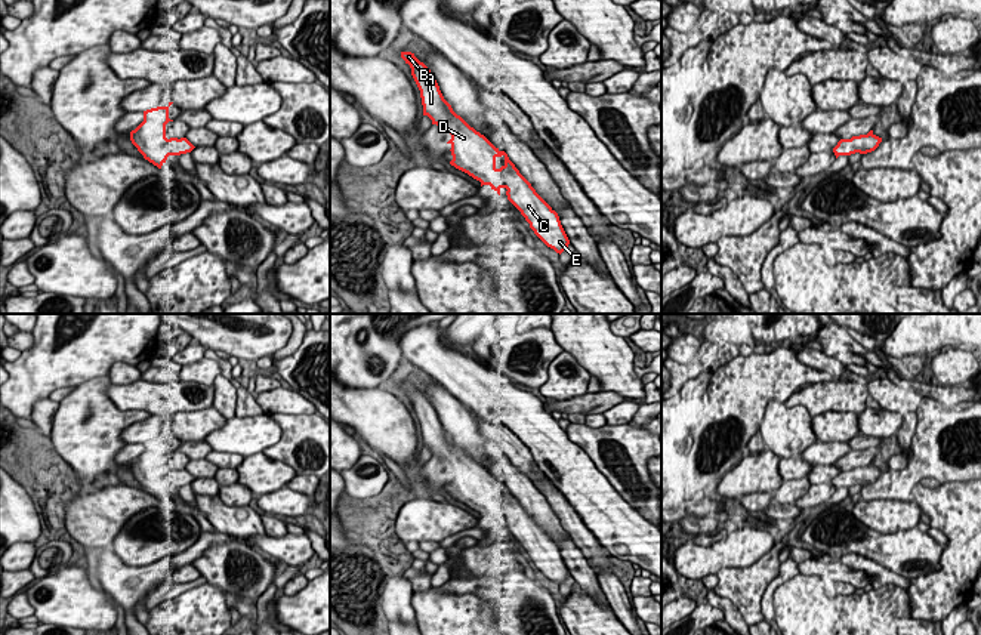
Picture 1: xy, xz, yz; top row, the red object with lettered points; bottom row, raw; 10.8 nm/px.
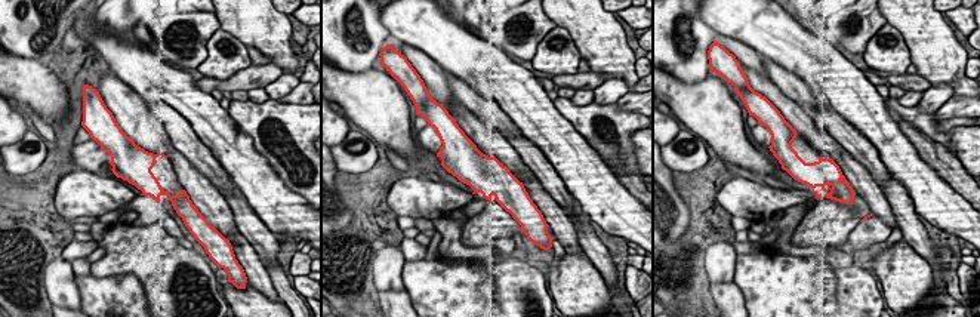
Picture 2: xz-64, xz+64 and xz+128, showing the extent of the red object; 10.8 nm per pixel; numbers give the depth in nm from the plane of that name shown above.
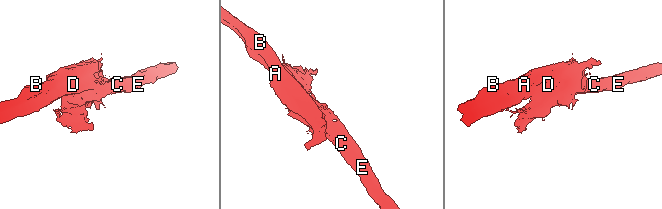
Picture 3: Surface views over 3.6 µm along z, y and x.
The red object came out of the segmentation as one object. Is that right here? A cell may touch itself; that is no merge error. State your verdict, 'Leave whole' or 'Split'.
Leave whole

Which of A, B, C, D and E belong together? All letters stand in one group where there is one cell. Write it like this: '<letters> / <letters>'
A B C D E

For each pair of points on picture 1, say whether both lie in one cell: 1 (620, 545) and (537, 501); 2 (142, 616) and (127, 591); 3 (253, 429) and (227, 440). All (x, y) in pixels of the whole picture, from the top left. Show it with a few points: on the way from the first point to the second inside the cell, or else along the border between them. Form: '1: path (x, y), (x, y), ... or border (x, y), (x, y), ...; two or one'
1: border (565, 498), (604, 548); two
2: border (147, 592), (133, 606); two
3: path (247, 435), (233, 437); one

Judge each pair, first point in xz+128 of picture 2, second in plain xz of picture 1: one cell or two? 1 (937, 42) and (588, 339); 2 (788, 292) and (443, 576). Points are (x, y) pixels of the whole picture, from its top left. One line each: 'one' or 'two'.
1: one
2: two

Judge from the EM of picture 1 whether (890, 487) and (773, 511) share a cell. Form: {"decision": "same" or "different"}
{"decision": "different"}

